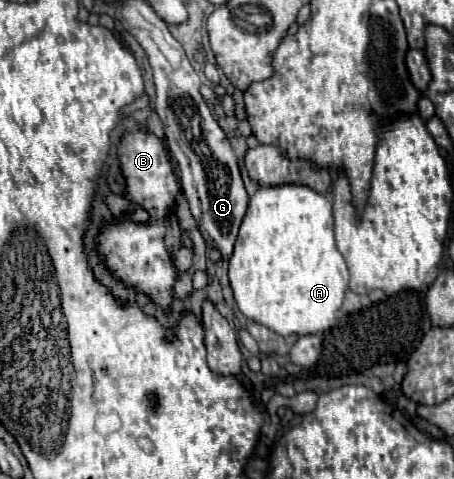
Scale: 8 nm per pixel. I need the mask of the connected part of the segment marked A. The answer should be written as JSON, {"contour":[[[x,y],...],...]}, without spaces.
{"contour":[[[308,186],[258,188],[240,226],[228,278],[240,312],[272,332],[304,336],[330,330],[350,278],[334,242],[330,200]]]}

